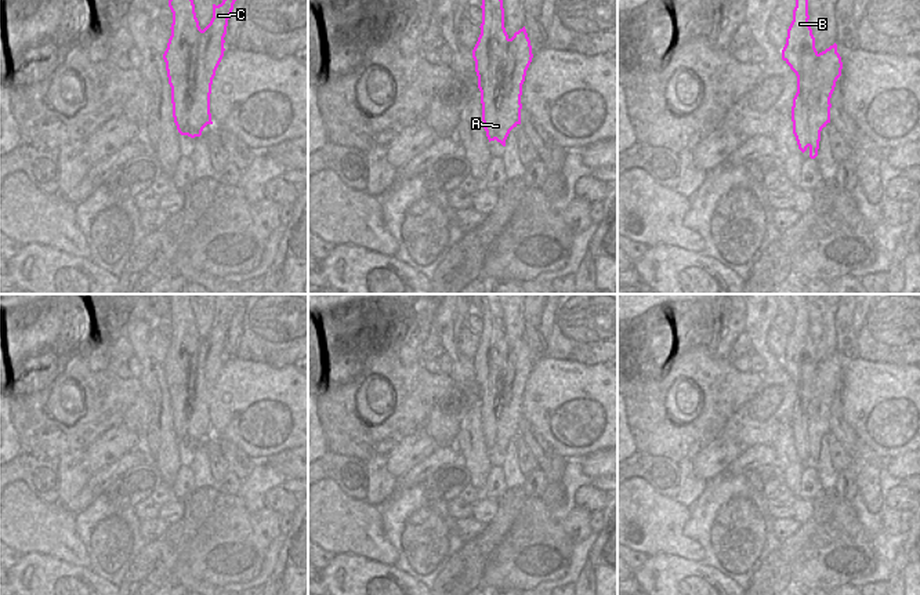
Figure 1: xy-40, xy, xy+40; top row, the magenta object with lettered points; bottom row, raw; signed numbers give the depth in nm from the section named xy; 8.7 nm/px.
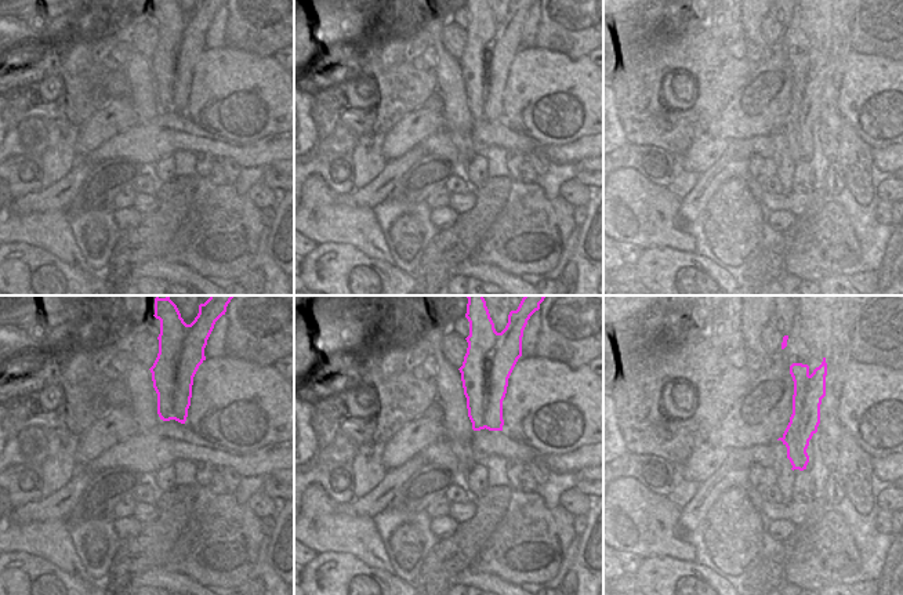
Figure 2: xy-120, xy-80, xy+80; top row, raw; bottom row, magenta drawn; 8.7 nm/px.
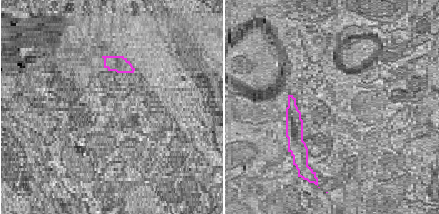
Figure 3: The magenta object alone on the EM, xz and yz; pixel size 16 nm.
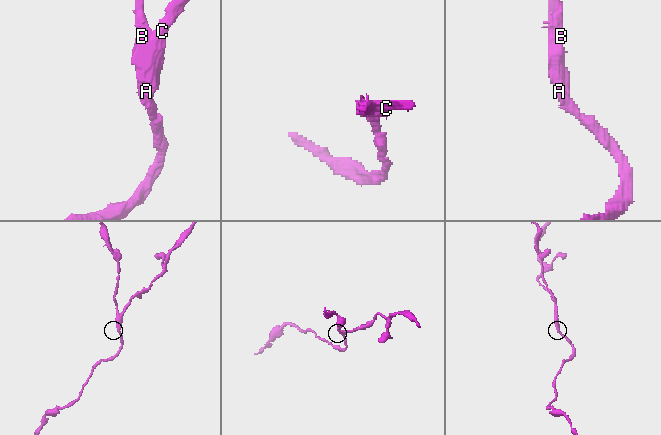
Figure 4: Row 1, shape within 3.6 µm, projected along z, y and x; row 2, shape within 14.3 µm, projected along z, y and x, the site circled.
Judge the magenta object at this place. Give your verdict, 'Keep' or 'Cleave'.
Cleave.

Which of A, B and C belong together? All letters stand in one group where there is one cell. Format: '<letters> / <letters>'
A C / B

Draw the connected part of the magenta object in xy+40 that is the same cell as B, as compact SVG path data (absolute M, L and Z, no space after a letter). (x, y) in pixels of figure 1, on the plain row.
M789 294L789 297L796 309L796 316L793 330L787 338L786 353L782 359L782 369L797 385L792 431L798 458L804 462L808 457L809 387L815 384L815 371L819 369L819 363L808 331L807 298L804 294Z

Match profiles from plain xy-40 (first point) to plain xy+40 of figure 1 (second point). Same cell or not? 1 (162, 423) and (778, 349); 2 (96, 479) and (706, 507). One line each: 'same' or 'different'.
1: different
2: different

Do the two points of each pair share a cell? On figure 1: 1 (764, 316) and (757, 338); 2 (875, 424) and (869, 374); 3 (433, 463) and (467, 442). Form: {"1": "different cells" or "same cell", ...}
{"1": "same cell", "2": "same cell", "3": "different cells"}

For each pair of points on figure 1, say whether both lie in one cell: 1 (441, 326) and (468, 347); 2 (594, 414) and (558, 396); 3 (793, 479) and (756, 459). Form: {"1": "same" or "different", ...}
{"1": "different", "2": "same", "3": "different"}

